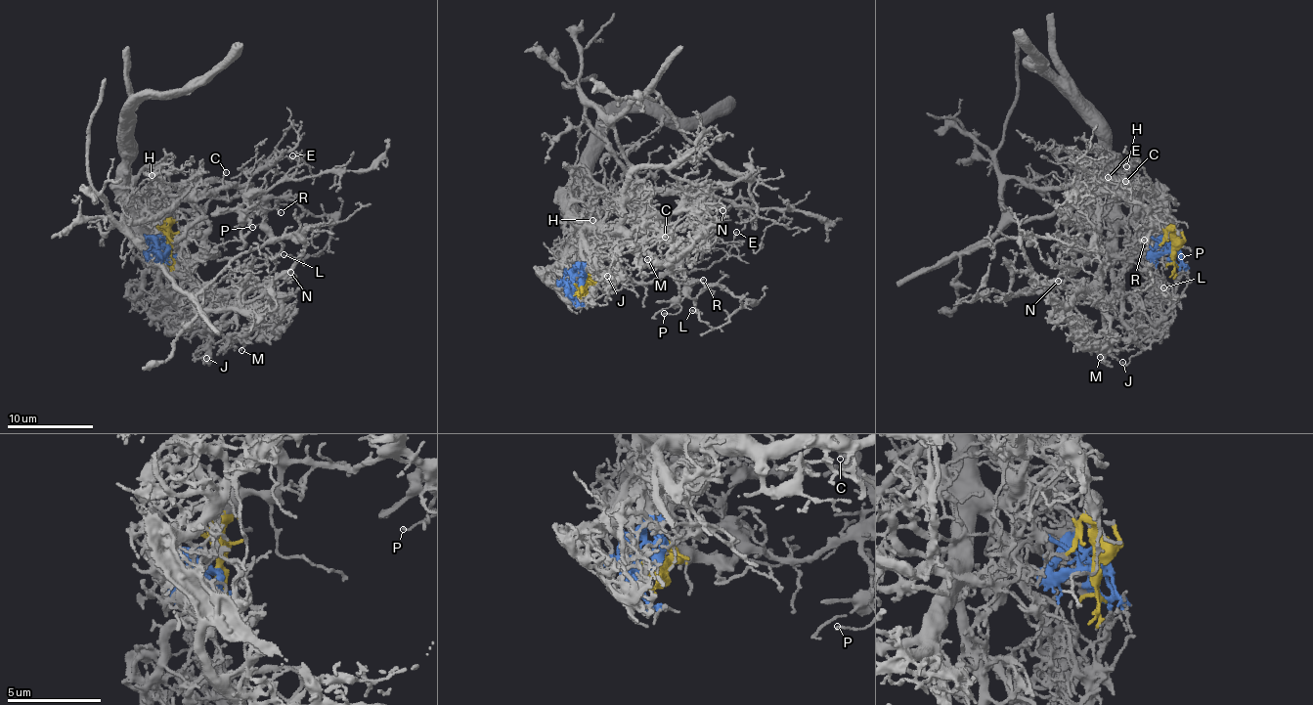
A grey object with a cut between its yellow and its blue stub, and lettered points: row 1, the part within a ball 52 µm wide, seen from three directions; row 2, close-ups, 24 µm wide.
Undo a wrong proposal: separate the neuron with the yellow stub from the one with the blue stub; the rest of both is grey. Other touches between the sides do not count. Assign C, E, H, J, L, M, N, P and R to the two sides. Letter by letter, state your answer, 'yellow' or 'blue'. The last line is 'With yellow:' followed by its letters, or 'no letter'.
C: yellow
E: yellow
H: blue
J: blue
L: yellow
M: blue
N: blue
P: yellow
R: yellow
With yellow: C, E, L, P, R

